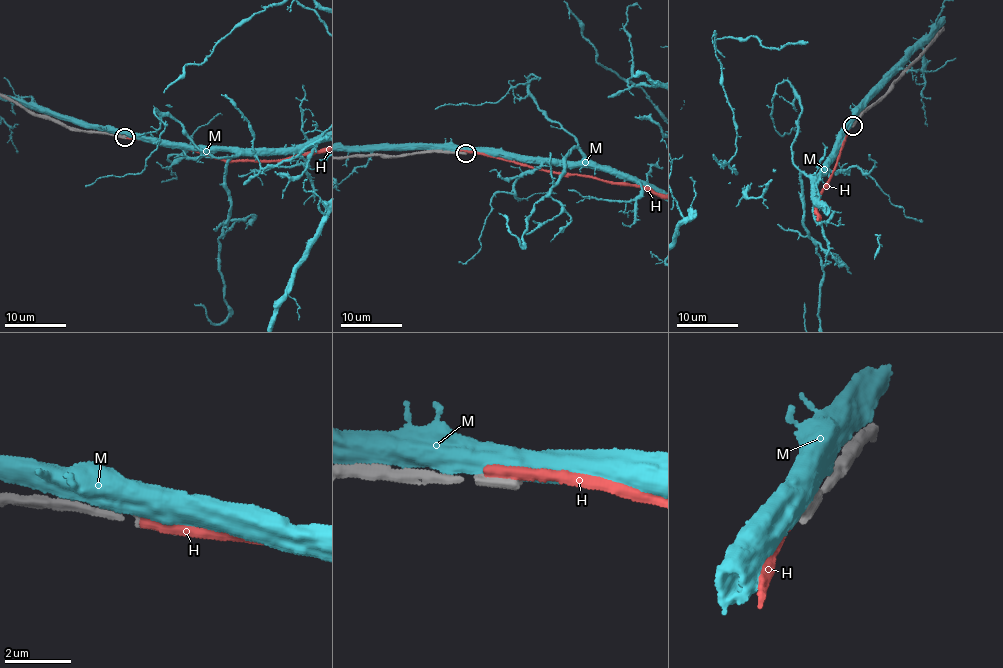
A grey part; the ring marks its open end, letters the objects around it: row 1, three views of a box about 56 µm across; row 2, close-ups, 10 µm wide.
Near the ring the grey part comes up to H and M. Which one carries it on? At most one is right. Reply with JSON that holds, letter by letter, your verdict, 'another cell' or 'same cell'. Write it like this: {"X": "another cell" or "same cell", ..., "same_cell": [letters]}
{"H": "another cell", "M": "another cell", "same_cell": []}

